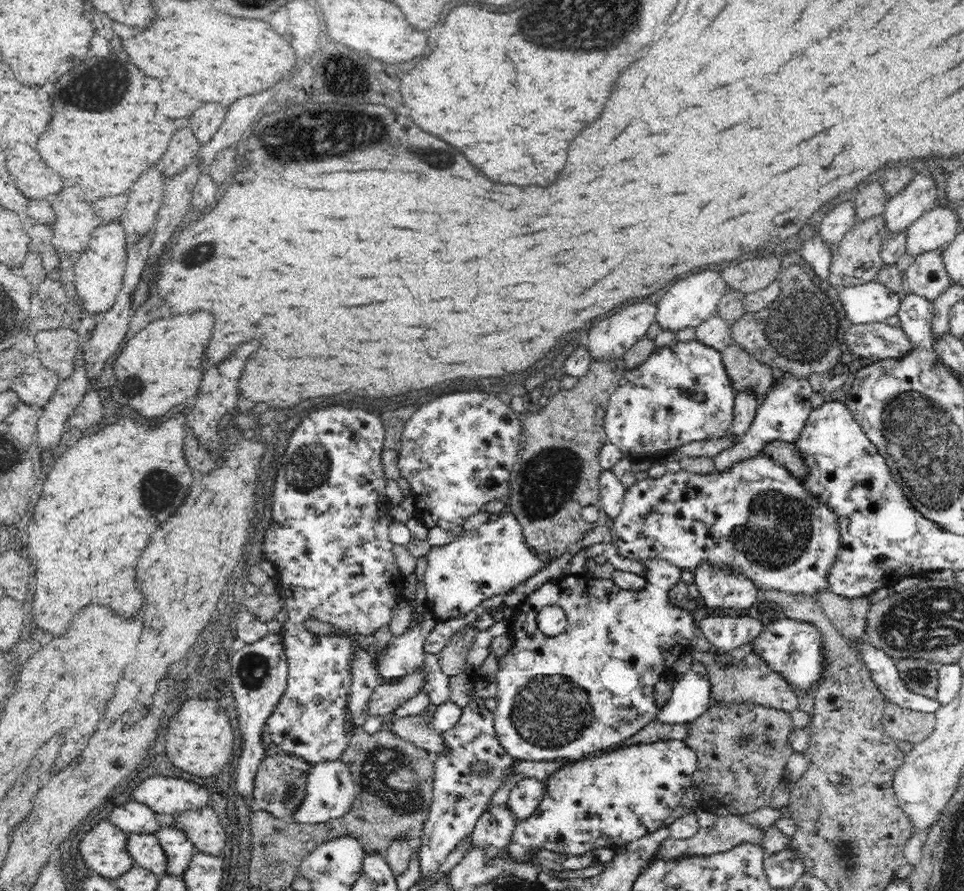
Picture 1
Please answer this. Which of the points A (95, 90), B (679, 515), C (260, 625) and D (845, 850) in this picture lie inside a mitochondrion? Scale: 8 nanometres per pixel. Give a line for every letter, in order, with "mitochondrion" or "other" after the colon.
A: mitochondrion
B: other
C: other
D: mitochondrion

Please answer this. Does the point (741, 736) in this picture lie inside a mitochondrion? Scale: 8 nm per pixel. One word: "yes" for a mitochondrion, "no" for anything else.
yes

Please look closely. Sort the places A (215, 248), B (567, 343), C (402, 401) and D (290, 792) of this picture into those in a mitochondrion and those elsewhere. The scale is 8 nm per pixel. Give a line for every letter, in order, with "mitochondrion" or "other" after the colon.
A: mitochondrion
B: other
C: other
D: mitochondrion

